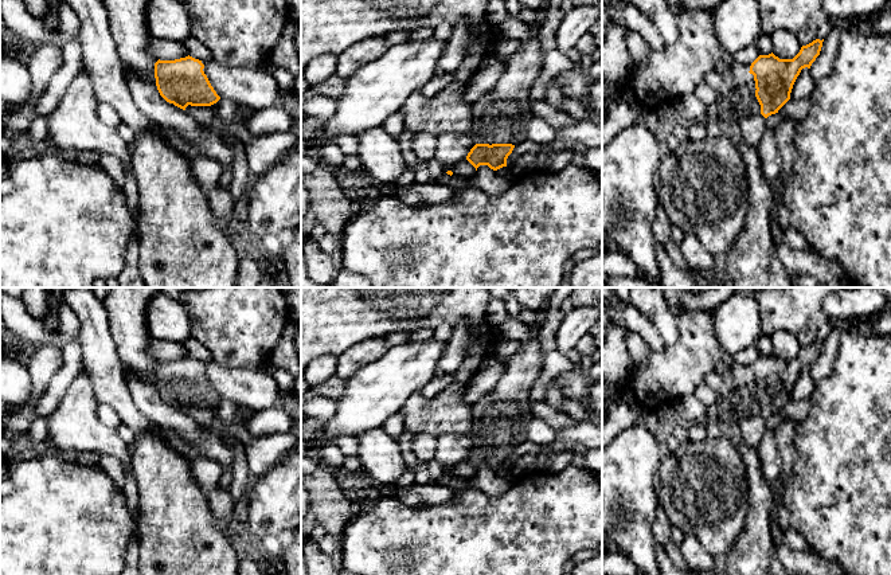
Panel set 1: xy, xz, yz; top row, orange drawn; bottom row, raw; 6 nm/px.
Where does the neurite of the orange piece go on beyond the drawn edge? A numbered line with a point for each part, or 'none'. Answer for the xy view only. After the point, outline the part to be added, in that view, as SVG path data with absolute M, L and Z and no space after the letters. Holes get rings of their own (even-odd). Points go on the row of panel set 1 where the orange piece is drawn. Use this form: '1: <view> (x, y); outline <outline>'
1: xy (203, 114); outline M216 103L211 106L191 106L185 107L185 112L189 113L199 124L211 124L219 121L216 116Z

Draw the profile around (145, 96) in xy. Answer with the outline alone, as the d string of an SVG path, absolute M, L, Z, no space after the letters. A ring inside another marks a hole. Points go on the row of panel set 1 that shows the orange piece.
M122 63L124 78L137 109L153 124L176 132L207 157L218 161L223 168L232 165L234 153L230 145L218 136L204 130L189 113L167 102L159 93L156 83L134 75Z

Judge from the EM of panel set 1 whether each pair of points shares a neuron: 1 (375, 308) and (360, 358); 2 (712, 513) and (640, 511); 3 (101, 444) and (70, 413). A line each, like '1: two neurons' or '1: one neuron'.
1: two neurons
2: two neurons
3: one neuron

